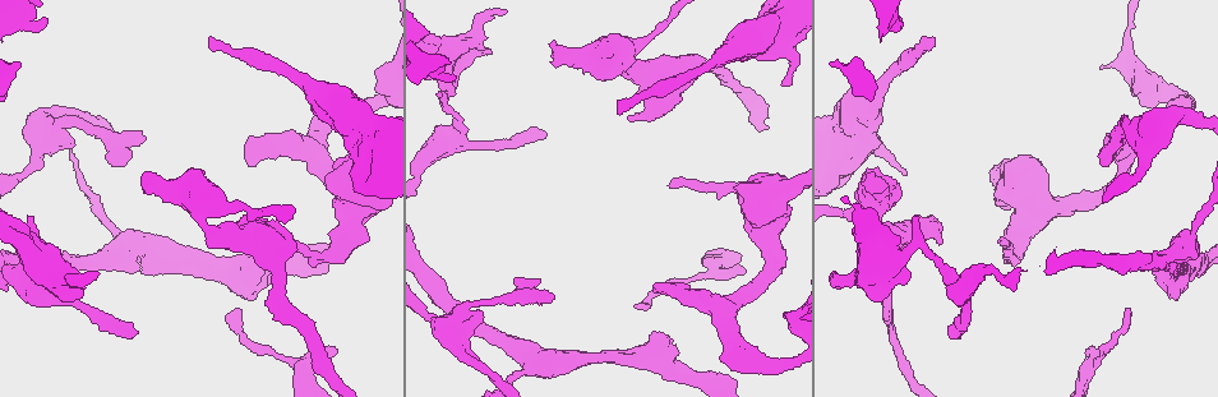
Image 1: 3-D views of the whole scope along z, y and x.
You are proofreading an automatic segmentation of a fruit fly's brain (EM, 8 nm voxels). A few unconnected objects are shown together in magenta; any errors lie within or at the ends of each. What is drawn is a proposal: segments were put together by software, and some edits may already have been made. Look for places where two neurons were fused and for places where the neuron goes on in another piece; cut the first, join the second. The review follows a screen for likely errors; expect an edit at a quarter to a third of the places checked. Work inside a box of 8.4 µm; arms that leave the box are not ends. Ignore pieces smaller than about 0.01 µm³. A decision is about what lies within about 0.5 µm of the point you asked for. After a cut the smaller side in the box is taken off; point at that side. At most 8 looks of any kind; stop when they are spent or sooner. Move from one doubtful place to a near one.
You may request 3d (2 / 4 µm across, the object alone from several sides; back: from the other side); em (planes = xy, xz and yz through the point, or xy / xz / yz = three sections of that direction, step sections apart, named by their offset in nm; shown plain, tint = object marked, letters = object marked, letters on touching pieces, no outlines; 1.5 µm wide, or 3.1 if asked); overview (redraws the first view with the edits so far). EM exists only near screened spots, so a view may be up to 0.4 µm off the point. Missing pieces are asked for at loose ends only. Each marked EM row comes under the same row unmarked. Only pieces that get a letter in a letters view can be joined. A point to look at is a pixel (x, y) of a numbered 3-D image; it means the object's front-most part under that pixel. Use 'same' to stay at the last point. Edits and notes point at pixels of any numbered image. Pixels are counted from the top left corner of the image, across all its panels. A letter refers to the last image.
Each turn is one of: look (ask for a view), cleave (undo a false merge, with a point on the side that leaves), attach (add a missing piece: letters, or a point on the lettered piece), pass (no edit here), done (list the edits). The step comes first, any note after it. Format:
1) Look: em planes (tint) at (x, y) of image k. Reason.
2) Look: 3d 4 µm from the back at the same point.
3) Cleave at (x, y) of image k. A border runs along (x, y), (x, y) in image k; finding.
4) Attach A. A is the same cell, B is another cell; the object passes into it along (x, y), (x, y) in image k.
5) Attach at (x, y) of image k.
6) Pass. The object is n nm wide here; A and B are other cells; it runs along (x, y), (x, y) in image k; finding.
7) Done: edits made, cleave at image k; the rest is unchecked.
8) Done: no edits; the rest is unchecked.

Look: 3d 2 µm from the back at (142, 137) of image 1. Branch stops here.

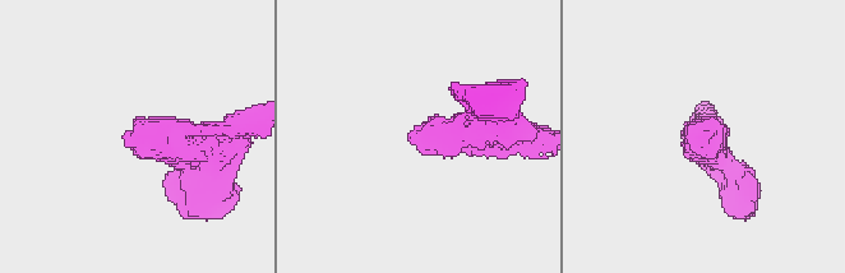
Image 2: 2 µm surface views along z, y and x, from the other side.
Look: em planes (letters) at (125, 138) of image 2.

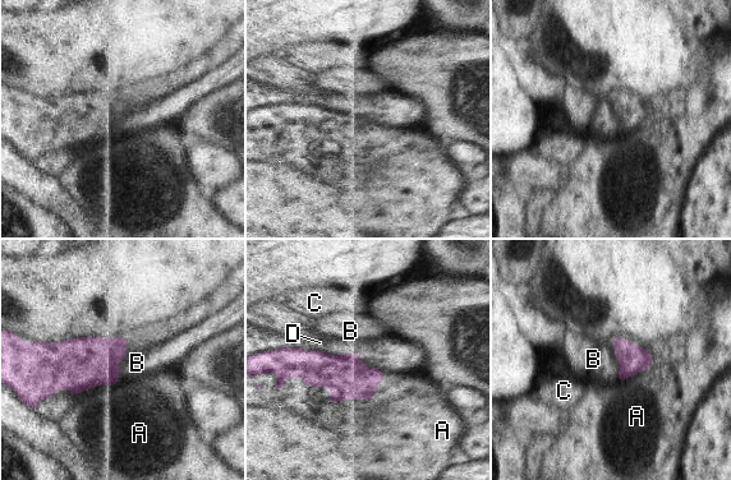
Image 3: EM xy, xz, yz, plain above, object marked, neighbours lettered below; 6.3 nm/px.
Pass. The object is 170 nm wide here; A, B, C and D are other cells; a border runs along (330, 352), (357, 354), (384, 374) in image 3; no lettered piece goes on from it.

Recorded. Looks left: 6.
Look: em xz step 4 (letters) at (209, 38) of image 1. Free end.

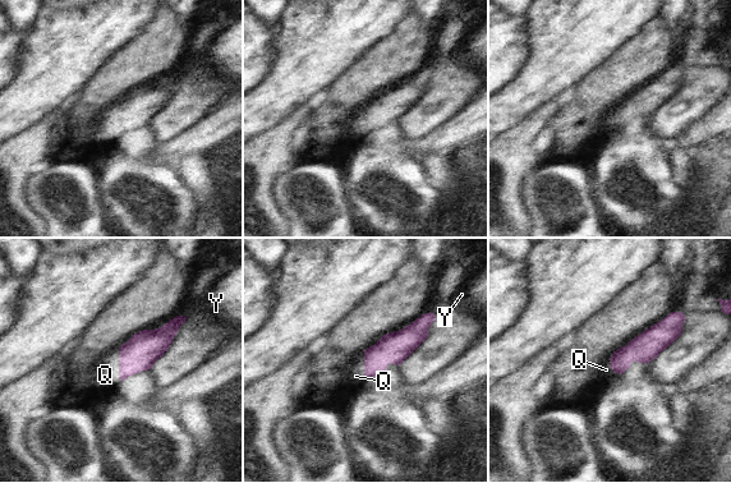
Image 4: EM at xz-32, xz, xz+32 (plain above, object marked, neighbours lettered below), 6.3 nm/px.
Attach at (105, 375) of image 4. The longest contact is with Q, 200 nm; Q is the same cell, Y is another cell; the neuron continues.

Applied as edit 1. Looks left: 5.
Look: em planes (letters) at (923, 248) of image 1. Calibre changes.

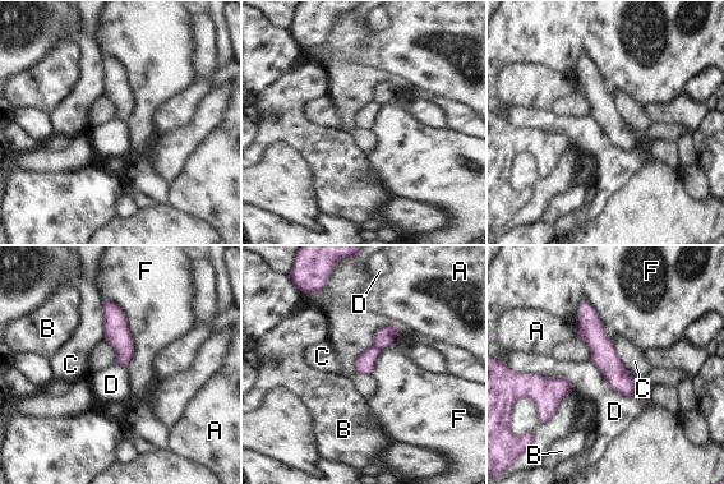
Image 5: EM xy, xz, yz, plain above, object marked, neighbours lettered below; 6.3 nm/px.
Cleave at (364, 363) of image 5. A, B, C, D and F are other cells; a border runs along (373, 345), (379, 350) in image 5; a second neuron is stuck on.

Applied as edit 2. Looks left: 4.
Done: edits made, attach at image 4, cleave at image 5; the rest is unchecked.

